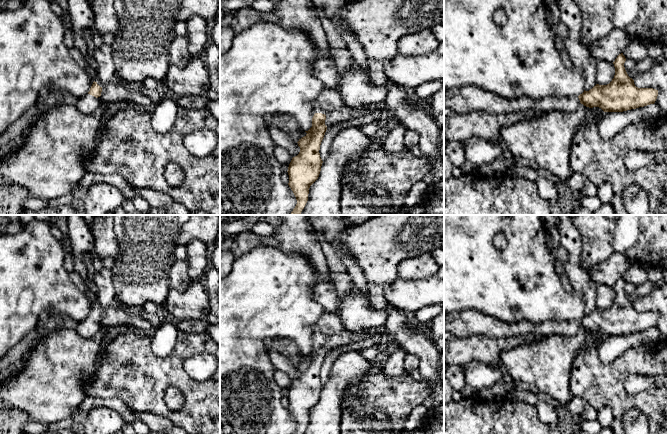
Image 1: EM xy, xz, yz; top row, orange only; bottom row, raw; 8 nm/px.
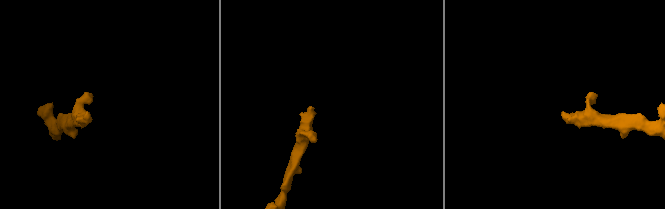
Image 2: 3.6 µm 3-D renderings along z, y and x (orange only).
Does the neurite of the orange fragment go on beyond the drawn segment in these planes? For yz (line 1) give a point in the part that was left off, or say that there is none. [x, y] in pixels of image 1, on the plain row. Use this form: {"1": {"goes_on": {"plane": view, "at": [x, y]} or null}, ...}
{"1": {"goes_on": {"plane": "yz", "at": [468, 323]}}}

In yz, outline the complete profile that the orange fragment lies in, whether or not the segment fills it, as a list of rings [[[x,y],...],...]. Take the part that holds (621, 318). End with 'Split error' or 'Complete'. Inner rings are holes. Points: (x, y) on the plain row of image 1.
[[[623,277],[619,278],[613,286],[615,299],[612,305],[607,309],[596,308],[579,320],[548,321],[540,324],[522,320],[510,324],[477,310],[465,310],[444,312],[444,328],[457,338],[485,335],[507,339],[529,334],[538,337],[574,335],[580,327],[589,332],[599,331],[604,336],[623,336],[654,328],[658,314],[636,311],[625,294],[625,285]]]. Split error

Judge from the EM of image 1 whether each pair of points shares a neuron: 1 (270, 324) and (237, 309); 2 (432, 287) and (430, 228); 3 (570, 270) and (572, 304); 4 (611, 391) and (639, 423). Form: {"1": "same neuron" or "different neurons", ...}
{"1": "same neuron", "2": "different neurons", "3": "different neurons", "4": "different neurons"}

